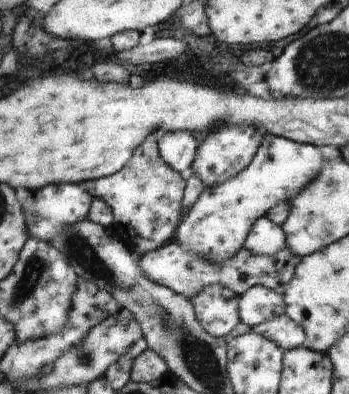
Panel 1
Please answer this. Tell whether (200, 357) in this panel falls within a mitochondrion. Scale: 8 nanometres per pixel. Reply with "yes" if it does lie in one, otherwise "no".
yes

